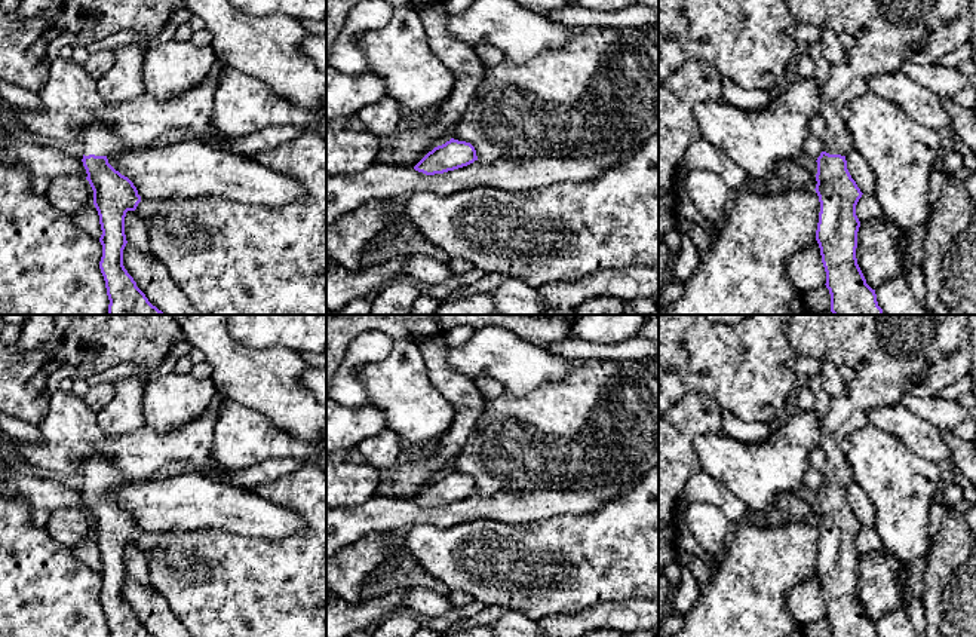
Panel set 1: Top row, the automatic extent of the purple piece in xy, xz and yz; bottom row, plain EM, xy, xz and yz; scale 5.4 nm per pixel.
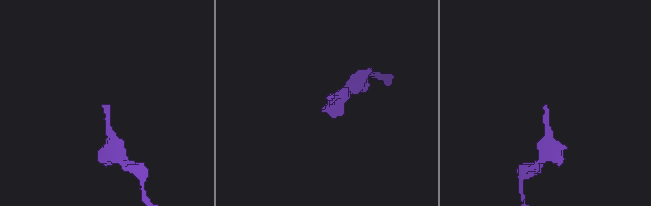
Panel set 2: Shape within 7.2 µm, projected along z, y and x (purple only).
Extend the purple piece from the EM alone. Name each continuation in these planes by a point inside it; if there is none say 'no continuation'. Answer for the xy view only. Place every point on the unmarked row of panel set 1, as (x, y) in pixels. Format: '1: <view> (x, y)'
1: xy (100, 472)

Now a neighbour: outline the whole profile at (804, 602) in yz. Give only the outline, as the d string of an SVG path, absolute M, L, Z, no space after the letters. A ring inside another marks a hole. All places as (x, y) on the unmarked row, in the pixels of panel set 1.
M817 573L788 591L785 607L802 627L826 616Z

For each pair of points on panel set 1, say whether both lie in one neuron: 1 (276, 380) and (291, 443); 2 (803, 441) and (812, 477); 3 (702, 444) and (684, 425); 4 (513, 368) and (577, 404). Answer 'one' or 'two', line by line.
1: two
2: two
3: two
4: two

